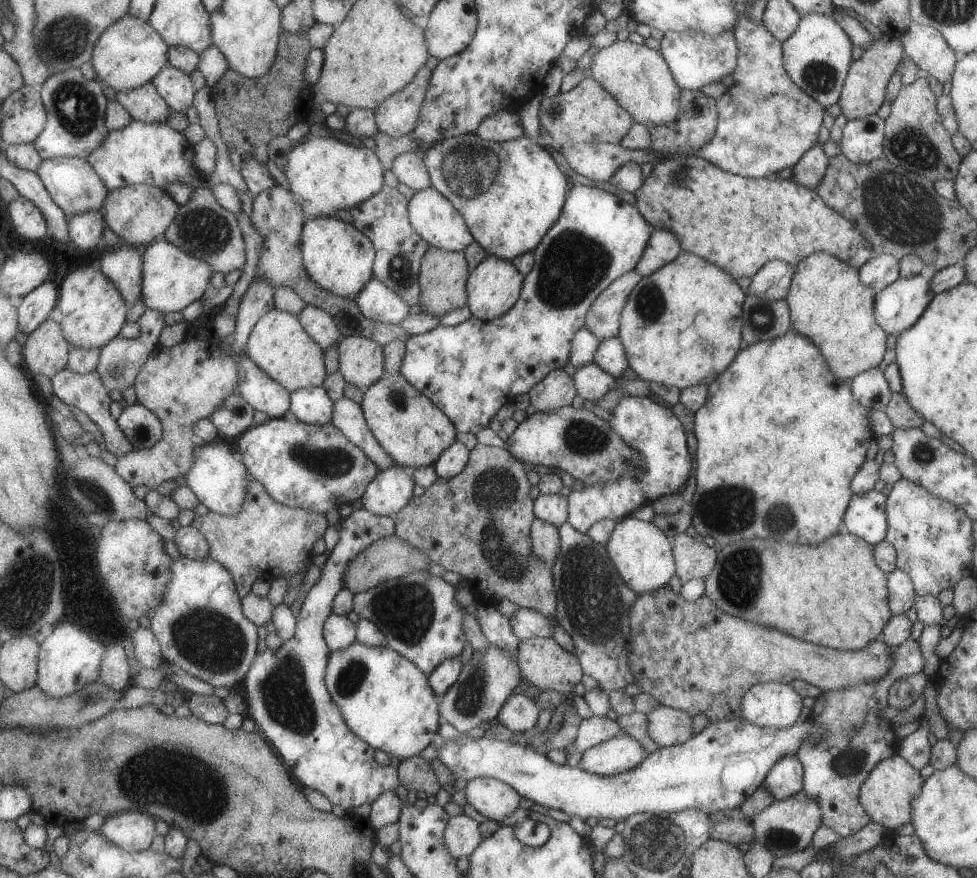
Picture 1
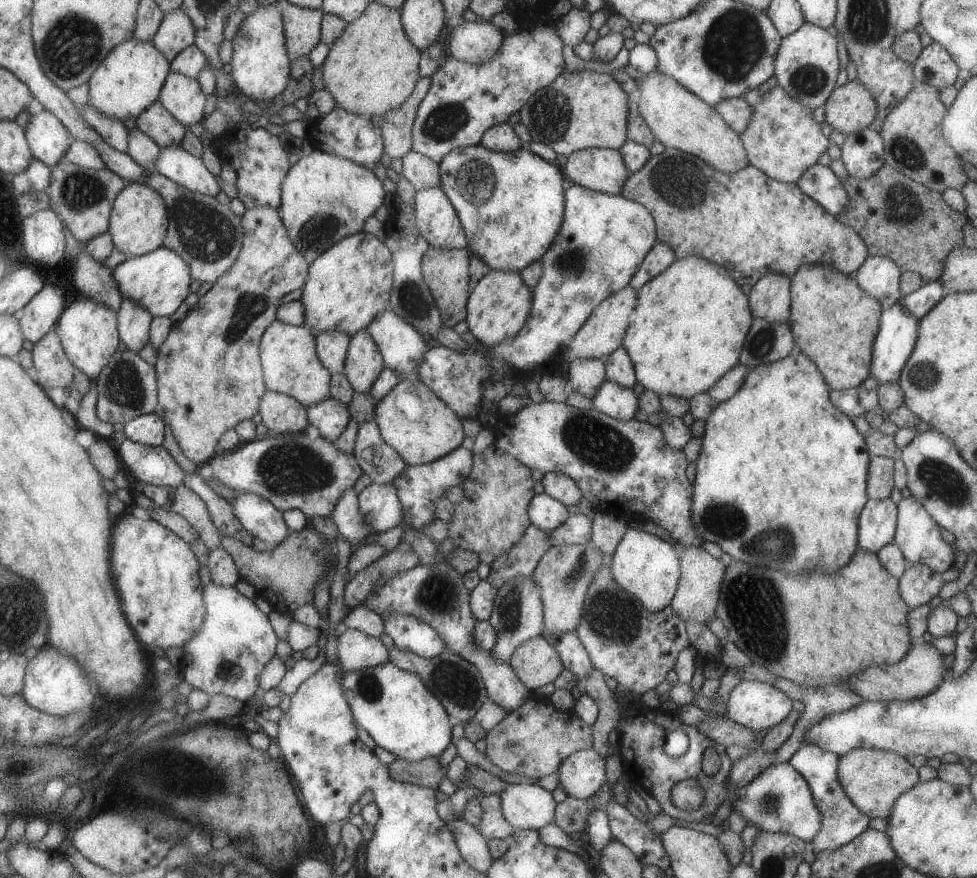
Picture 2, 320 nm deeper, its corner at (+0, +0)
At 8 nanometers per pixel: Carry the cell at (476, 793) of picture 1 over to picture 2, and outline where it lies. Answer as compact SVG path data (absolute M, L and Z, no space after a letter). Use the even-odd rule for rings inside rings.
M508 784L499 794L505 820L514 829L539 830L554 822L555 800L551 792L537 784Z

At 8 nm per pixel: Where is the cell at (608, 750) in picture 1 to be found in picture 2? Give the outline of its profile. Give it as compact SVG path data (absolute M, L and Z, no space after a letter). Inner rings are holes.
M591 748L571 753L555 771L557 786L574 799L589 798L606 781L605 761Z

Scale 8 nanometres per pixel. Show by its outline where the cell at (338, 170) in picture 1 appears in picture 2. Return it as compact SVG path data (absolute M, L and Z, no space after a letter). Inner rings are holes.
M313 149L308 156L301 155L296 164L289 167L281 181L281 198L277 212L293 246L310 265L322 252L336 245L341 239L361 231L365 219L371 216L380 204L384 204L385 195L381 181L371 170L334 154Z

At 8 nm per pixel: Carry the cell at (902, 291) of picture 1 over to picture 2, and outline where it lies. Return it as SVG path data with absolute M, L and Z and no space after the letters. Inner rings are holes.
M898 302L880 313L879 326L873 341L869 369L869 376L875 378L878 386L898 382L901 369L907 358L909 358L917 338L917 323L918 320L914 319L912 315L907 314Z

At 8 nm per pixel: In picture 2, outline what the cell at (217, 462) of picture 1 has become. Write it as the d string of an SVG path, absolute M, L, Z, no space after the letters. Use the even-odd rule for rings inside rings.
M236 492L232 504L233 514L248 533L271 549L287 538L290 530L285 525L280 510L260 496Z

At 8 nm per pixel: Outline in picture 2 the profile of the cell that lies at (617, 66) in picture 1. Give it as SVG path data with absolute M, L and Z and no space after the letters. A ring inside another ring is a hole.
M656 70L650 71L641 81L635 81L638 89L632 94L640 115L645 124L653 133L655 140L661 142L665 148L680 150L681 152L696 156L706 162L711 168L719 172L737 172L748 165L748 158L739 135L721 118L714 106L708 105L687 89L684 89L676 80L659 74Z

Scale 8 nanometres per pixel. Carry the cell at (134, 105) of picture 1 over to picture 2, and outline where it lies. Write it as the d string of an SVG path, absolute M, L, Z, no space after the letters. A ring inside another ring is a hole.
M155 101L136 119L137 128L152 138L160 148L179 147L186 133L186 127Z

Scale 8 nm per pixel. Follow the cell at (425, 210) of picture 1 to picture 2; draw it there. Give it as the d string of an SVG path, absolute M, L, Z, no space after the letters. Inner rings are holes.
M440 186L416 191L413 208L417 228L431 247L466 247L466 236L460 220Z

